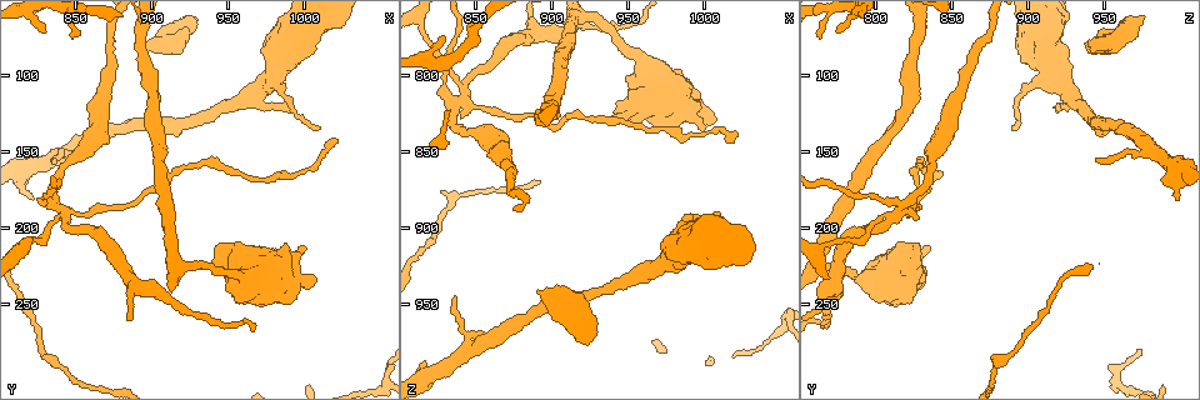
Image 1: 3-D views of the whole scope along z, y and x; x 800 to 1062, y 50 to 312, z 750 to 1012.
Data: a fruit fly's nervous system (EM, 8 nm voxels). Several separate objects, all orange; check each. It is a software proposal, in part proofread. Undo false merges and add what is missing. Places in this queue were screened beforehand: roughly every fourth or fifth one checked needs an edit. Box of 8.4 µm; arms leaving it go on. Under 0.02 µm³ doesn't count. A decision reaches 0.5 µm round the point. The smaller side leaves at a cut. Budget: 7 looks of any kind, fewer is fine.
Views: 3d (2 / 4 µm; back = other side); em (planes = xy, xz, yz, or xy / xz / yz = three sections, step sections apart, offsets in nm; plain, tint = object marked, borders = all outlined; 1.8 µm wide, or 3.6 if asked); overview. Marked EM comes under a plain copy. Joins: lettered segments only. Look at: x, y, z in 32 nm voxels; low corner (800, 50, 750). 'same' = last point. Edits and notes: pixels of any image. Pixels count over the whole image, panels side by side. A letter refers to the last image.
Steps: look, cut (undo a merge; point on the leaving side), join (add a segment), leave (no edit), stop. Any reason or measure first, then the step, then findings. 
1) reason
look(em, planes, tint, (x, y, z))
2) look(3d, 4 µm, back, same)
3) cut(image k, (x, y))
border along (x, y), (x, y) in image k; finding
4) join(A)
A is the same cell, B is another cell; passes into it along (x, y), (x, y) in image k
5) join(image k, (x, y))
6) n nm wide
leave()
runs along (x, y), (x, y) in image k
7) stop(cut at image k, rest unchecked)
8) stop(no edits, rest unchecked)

four or more arms meet
look(em, 3.6 µm, planes, tint, (844, 190, 818))

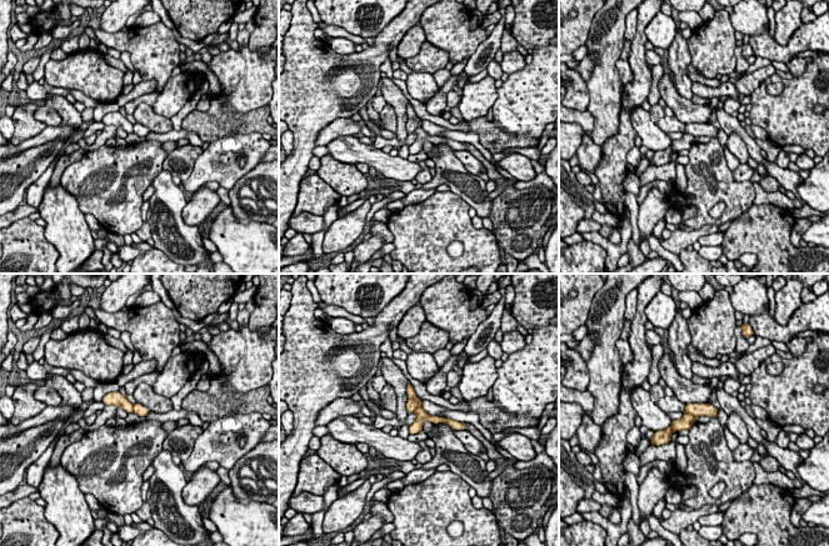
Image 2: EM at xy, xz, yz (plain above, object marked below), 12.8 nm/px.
look(em, 3.6 µm, planes, borders, same)

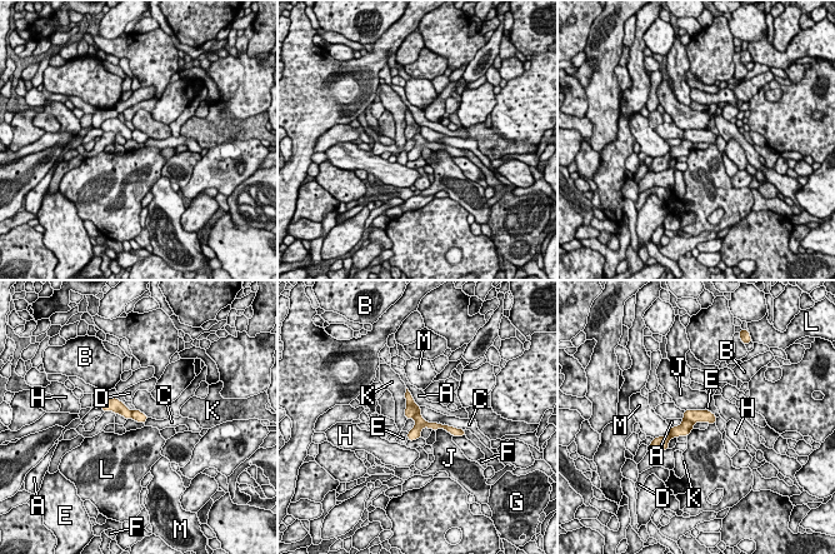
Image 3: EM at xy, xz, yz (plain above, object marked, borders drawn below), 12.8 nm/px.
140 nm wide
cut(image 3, (684, 429))
A, B, C, D, E, F, G, H, J, K, L and M are other cells; border along (683, 419), (689, 419), (694, 423) in image 3; two neurons meet here

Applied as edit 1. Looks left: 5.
redraw
look(overview)

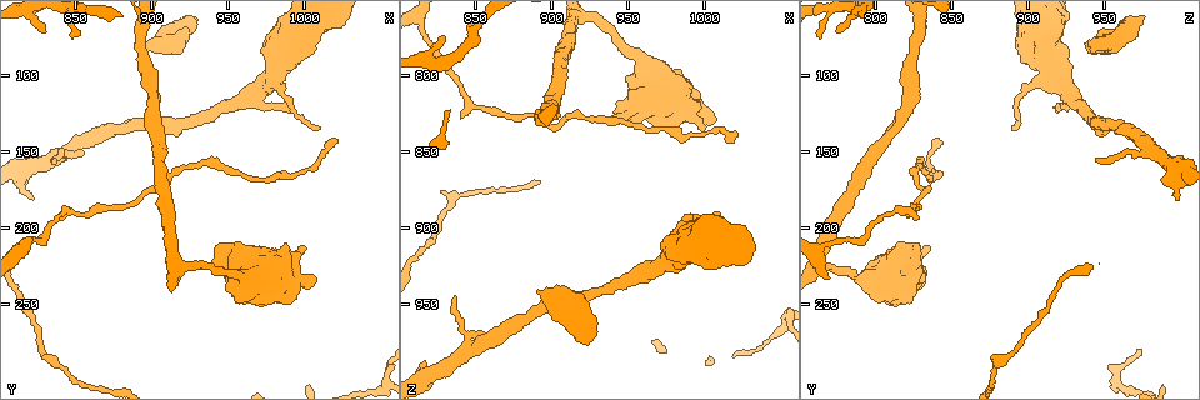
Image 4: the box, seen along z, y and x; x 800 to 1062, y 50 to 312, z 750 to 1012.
look(em, planes, tint, (892, 82, 942))

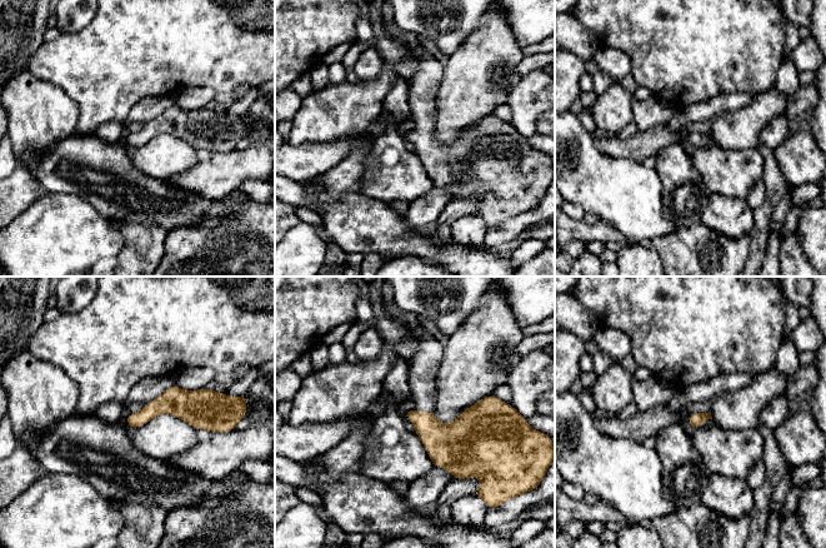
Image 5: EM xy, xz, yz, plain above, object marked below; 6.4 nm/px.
see the neighbours
look(em, planes, borders, same)

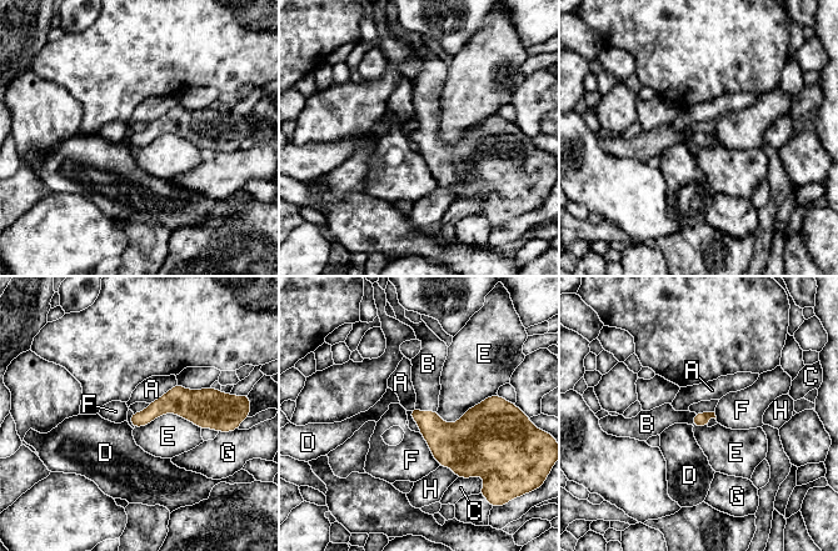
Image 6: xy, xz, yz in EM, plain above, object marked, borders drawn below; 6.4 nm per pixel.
join(B)
B is the same cell, A, C, D, E, F, G and H are other cells; passes into it along (449, 442), (427, 411), (425, 372) in image 6; it goes on there

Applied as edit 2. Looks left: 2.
stop(cut at image 3, join at image 6, rest unchecked)

